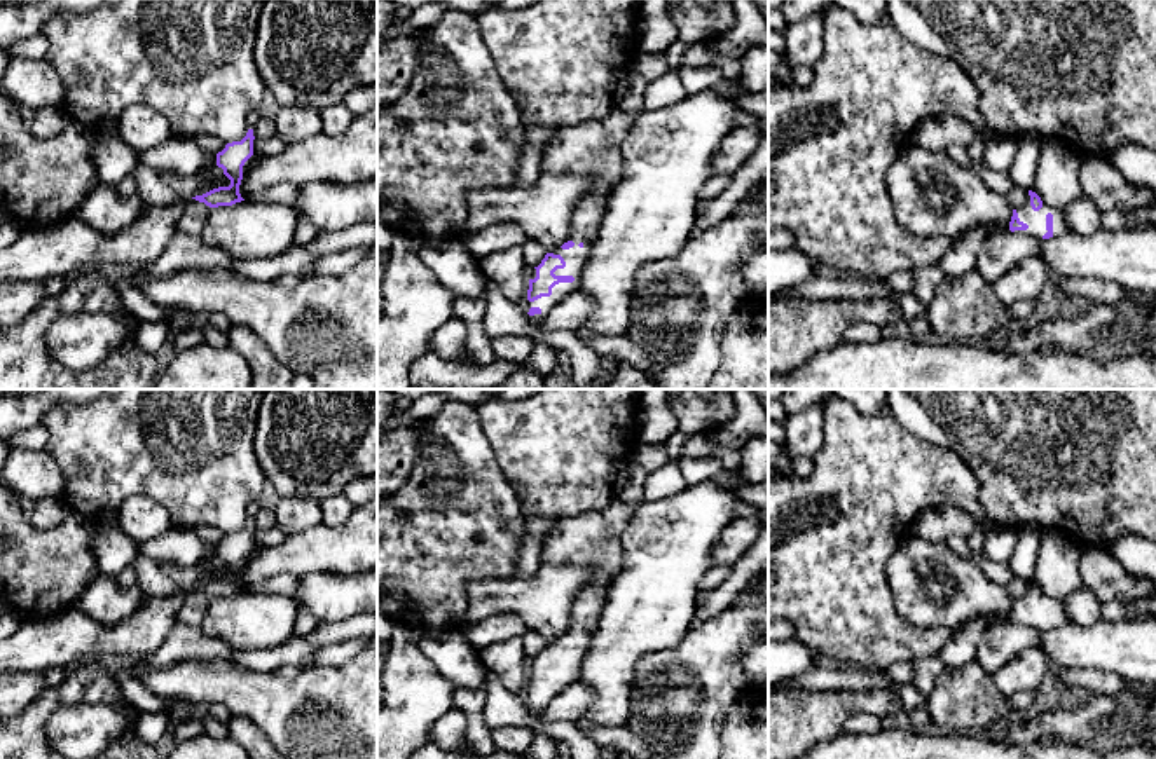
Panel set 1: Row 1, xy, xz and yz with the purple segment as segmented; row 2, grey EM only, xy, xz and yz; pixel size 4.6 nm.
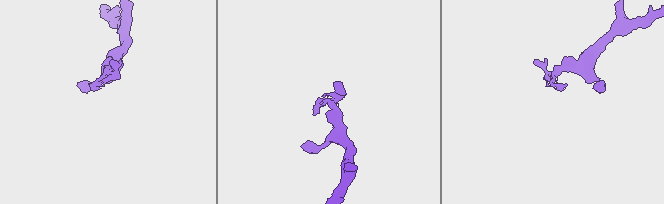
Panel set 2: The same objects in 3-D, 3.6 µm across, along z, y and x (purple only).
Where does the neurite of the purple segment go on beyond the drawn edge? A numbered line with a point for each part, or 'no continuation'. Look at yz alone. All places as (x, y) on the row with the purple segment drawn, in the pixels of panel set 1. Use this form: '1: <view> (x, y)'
1: yz (1036, 220)

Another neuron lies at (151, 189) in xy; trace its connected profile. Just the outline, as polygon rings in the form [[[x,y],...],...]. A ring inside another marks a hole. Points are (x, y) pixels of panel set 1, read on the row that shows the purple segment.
[[[138,164],[129,178],[136,185],[136,194],[141,201],[141,208],[150,204],[168,204],[178,199],[178,194],[162,181],[159,171]]]

